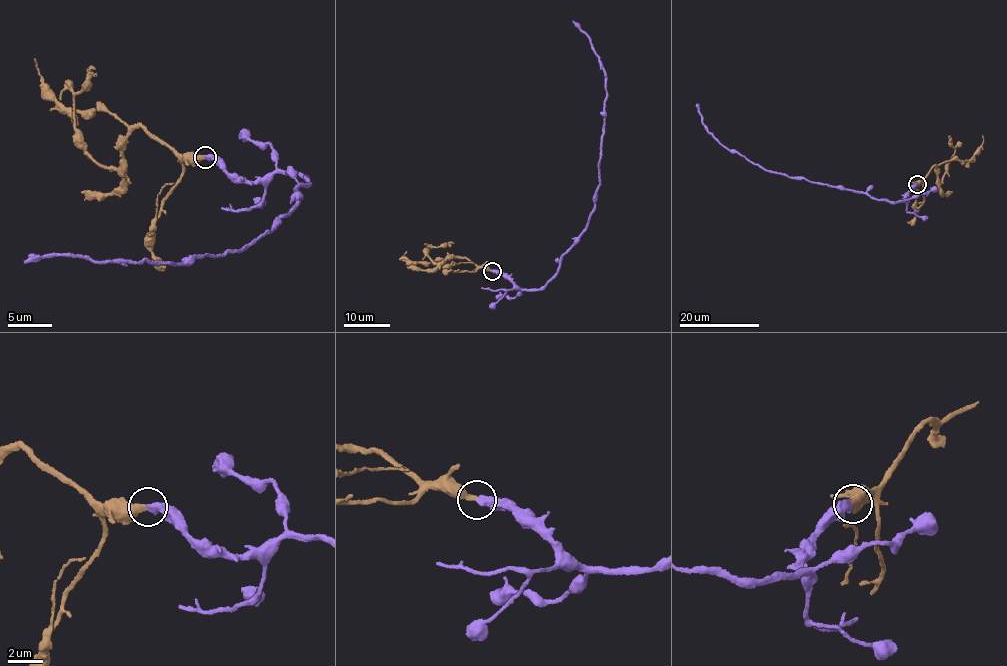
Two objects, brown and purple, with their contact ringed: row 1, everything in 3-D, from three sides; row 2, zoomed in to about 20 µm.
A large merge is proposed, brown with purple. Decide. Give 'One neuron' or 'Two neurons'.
One neuron

